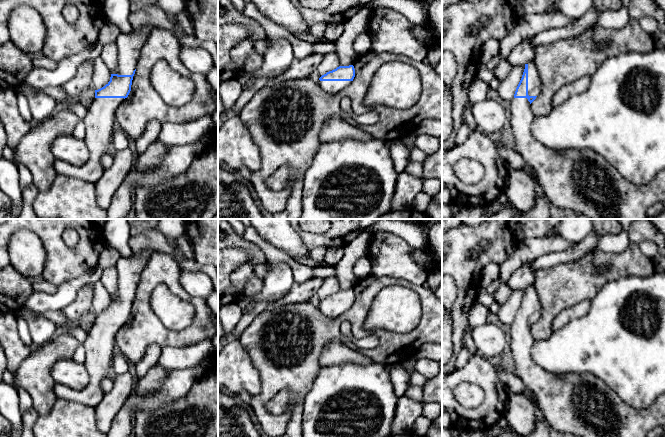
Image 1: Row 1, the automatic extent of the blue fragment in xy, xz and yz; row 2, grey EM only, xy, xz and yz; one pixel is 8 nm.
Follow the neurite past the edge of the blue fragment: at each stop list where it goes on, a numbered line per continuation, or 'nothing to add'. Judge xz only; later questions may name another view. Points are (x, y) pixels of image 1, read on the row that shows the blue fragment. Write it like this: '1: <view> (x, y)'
1: xz (331, 87)

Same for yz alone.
1: yz (534, 85)
2: yz (583, 181)

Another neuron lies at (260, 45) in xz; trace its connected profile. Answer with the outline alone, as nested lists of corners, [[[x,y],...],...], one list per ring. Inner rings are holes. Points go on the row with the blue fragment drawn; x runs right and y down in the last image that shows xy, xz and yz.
[[[266,39],[254,40],[253,46],[254,46],[255,51],[258,52],[259,54],[261,54],[262,56],[264,56],[266,50],[268,48]]]

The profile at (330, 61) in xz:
[[[330,52],[324,55],[322,62],[317,67],[314,78],[318,81],[319,78],[329,71],[339,67],[339,59],[336,52]]]

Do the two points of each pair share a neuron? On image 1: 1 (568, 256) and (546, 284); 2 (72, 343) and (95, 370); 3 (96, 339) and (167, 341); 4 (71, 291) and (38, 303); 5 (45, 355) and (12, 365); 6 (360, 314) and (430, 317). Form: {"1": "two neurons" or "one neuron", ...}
{"1": "two neurons", "2": "two neurons", "3": "two neurons", "4": "one neuron", "5": "two neurons", "6": "one neuron"}

